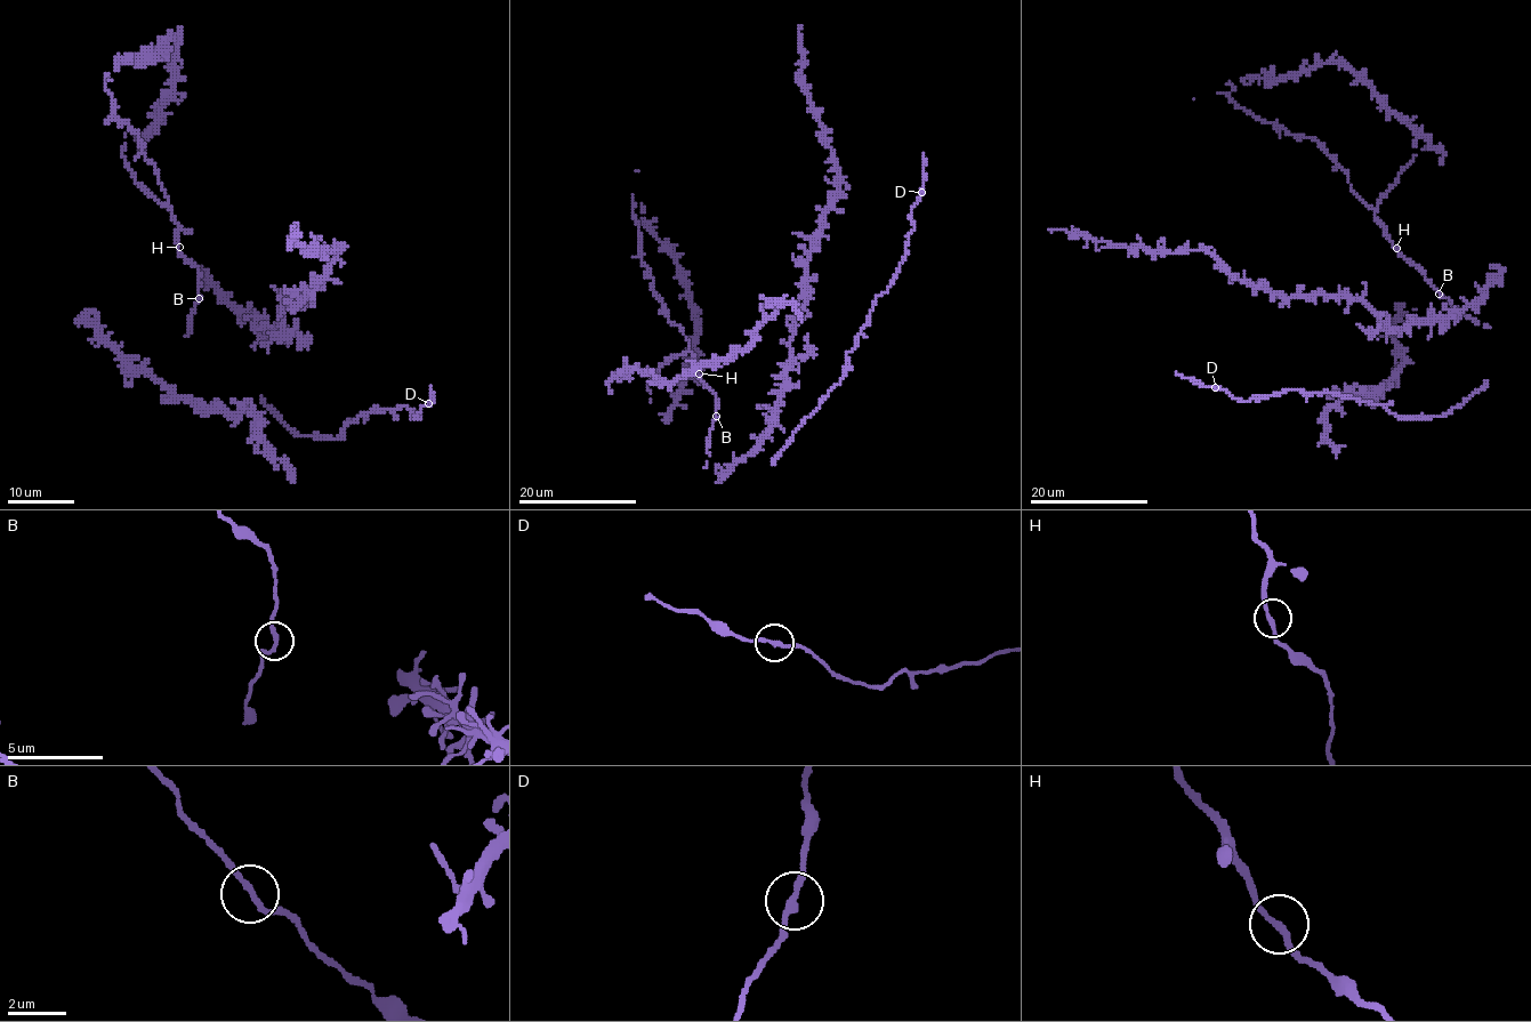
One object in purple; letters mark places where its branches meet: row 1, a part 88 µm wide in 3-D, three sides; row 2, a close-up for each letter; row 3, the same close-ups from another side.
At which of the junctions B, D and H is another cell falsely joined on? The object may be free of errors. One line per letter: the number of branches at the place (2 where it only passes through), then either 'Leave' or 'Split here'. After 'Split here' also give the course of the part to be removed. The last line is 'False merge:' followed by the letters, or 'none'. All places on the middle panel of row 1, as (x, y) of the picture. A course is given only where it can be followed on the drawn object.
B: Branches: 2. Leave
D: Branches: 2. Leave
H: Branches: 2. Leave
False merge: none

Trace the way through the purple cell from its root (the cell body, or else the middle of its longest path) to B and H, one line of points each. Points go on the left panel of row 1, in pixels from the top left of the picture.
B: (199, 282), (199, 298)
H: (199, 282), (198, 268), (180, 254), (179, 247)

